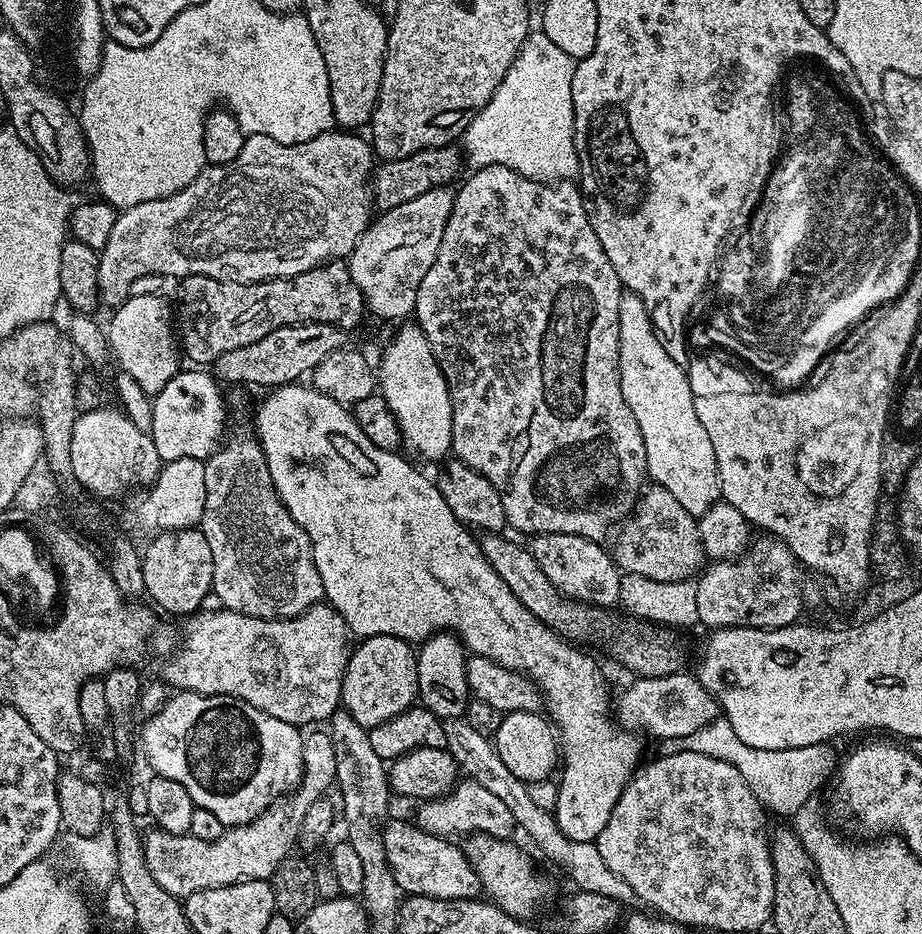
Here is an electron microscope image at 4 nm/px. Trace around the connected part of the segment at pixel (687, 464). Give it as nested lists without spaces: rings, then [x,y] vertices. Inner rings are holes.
[[[621,295],[618,318],[622,398],[626,398],[626,406],[630,406],[634,422],[638,422],[638,430],[642,430],[647,475],[670,490],[691,516],[699,518],[721,499],[720,475],[714,446],[710,446],[710,434],[706,434],[706,426],[698,422],[694,410],[687,371],[664,349],[665,341],[653,328],[642,298]]]

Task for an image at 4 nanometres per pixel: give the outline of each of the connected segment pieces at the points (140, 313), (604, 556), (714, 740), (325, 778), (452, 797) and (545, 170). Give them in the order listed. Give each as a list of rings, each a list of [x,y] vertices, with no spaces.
[[[161,293],[154,295],[129,295],[119,308],[111,313],[110,324],[106,326],[106,335],[109,342],[109,349],[118,360],[119,369],[126,372],[142,386],[142,390],[148,395],[155,396],[162,388],[170,382],[170,378],[179,372],[182,361],[180,348],[176,337],[176,330],[173,324],[174,308],[171,301],[163,297]]]
[[[544,532],[538,538],[531,551],[538,566],[542,566],[542,574],[546,574],[561,594],[593,606],[612,606],[619,601],[622,573],[597,541],[561,532]]]
[[[717,718],[714,722],[702,726],[702,730],[694,730],[694,734],[685,734],[682,738],[661,740],[658,747],[660,747],[659,755],[662,756],[679,752],[693,752],[694,754],[706,754],[706,758],[718,758],[718,762],[726,762],[729,766],[734,766],[734,770],[738,770],[738,774],[742,774],[742,778],[746,778],[746,786],[750,786],[750,790],[758,798],[758,802],[764,805],[769,813],[774,816],[775,814],[788,816],[788,818],[795,817],[796,812],[802,810],[802,806],[806,806],[806,802],[817,795],[816,791],[827,780],[829,783],[838,766],[838,755],[836,756],[831,743],[798,746],[790,750],[758,750],[754,746],[746,746],[746,742],[742,742],[742,738],[738,738],[738,734],[734,734],[734,726],[730,726],[730,722],[723,718]]]
[[[312,730],[304,736],[304,778],[300,782],[299,788],[296,789],[295,793],[289,795],[283,802],[277,803],[275,806],[263,812],[257,820],[252,820],[248,824],[237,824],[229,827],[225,830],[217,840],[203,840],[202,838],[194,838],[189,833],[166,833],[161,830],[153,830],[152,833],[147,833],[144,836],[144,853],[146,854],[146,866],[150,870],[150,874],[154,874],[154,882],[158,882],[158,886],[162,886],[162,890],[166,890],[171,896],[177,898],[183,898],[194,894],[198,890],[206,890],[207,888],[217,888],[218,886],[230,886],[231,884],[237,884],[243,880],[268,880],[274,874],[276,867],[281,864],[285,858],[297,847],[297,840],[300,834],[300,827],[302,826],[303,818],[306,817],[306,810],[309,810],[310,804],[318,799],[320,796],[325,795],[333,787],[336,779],[336,755],[334,754],[334,746],[332,745],[331,735],[327,731],[316,732],[320,730]]]
[[[464,778],[447,796],[439,796],[437,800],[426,800],[419,805],[420,808],[414,817],[417,828],[443,836],[445,838],[467,838],[473,834],[492,836],[496,840],[509,839],[516,828],[516,820],[510,810],[490,790],[478,786],[478,782]]]
[[[536,30],[524,41],[516,55],[516,61],[510,66],[506,78],[494,90],[490,102],[477,111],[475,118],[462,133],[462,152],[472,163],[473,169],[485,168],[491,164],[506,166],[531,180],[575,181],[580,175],[580,163],[574,146],[574,110],[572,109],[572,79],[577,61],[566,50],[554,46],[546,38],[543,30]]]

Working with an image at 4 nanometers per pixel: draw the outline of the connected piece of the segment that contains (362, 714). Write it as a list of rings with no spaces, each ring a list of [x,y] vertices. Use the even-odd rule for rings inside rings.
[[[365,636],[360,644],[351,649],[348,665],[344,671],[344,681],[340,695],[346,711],[363,728],[373,728],[382,722],[390,722],[407,708],[413,707],[418,700],[418,670],[416,669],[416,652],[413,645],[407,640],[399,640],[396,636]]]

